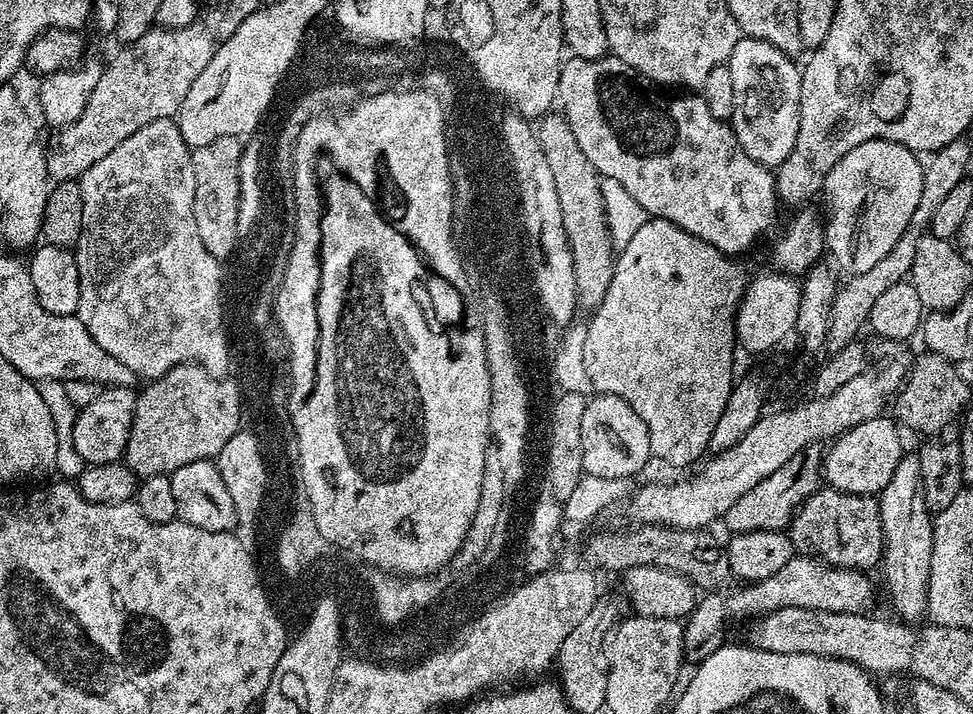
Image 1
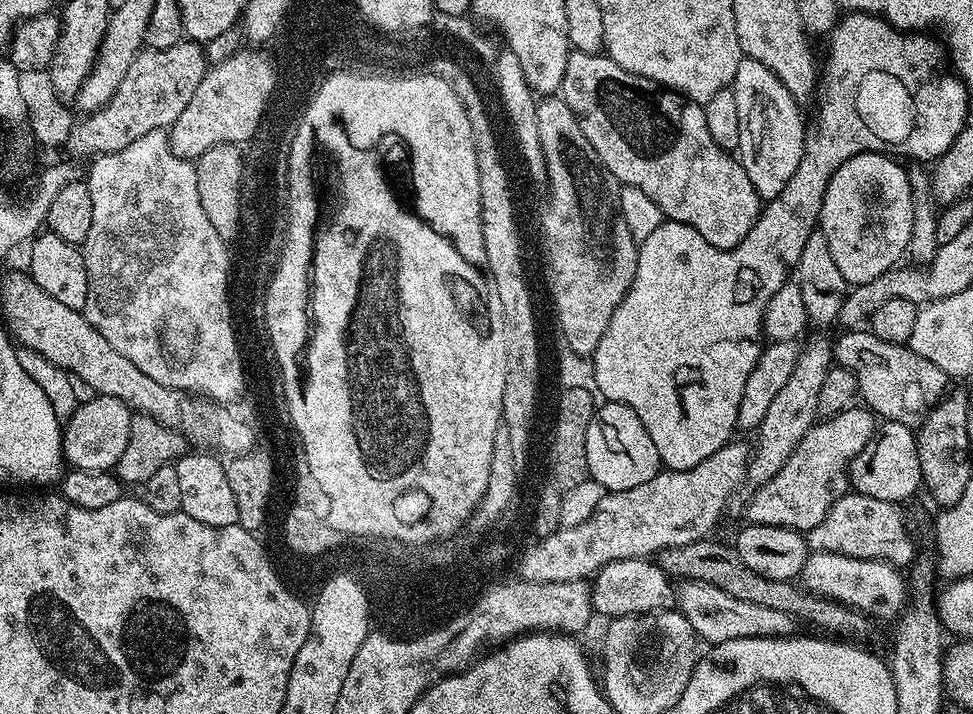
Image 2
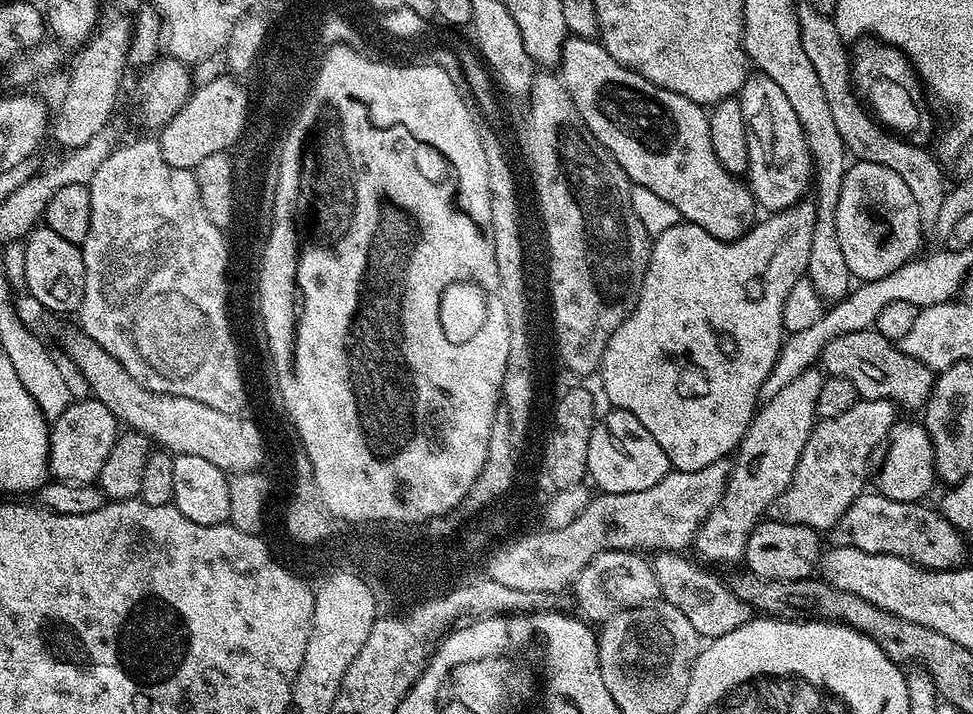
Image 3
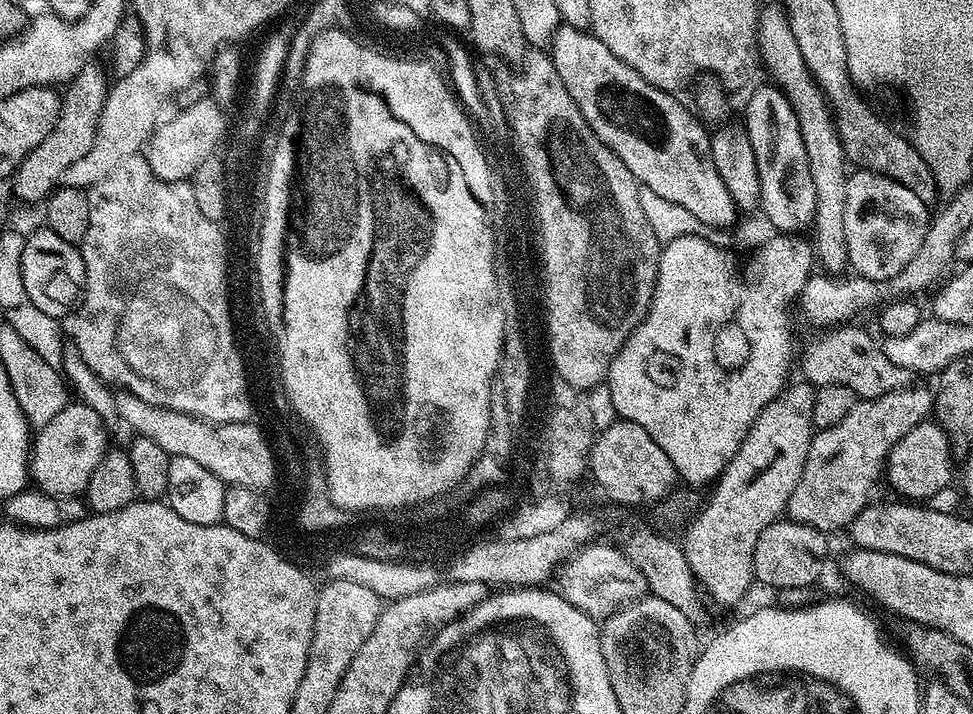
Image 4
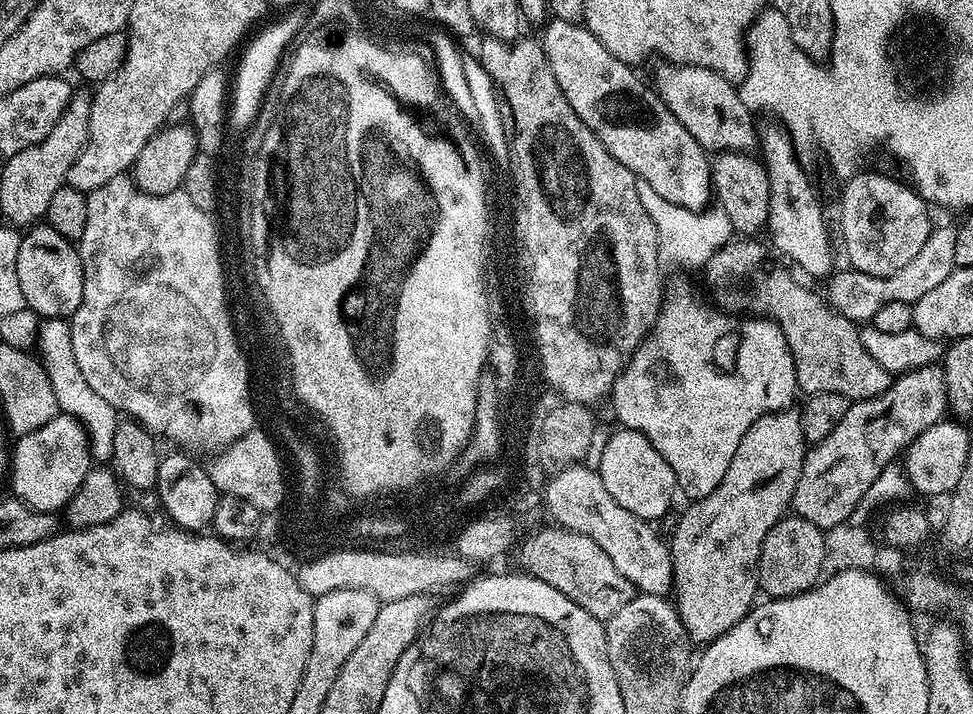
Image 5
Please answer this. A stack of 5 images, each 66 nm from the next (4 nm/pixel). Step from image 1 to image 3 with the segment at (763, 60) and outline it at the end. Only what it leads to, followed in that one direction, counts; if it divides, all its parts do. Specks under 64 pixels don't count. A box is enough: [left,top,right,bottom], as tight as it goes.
[738,74,814,213]

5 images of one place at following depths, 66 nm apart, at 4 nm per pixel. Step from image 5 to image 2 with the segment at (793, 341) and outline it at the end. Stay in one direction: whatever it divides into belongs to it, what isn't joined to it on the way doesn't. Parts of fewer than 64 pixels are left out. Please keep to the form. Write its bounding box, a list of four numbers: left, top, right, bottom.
[834,330,949,426]

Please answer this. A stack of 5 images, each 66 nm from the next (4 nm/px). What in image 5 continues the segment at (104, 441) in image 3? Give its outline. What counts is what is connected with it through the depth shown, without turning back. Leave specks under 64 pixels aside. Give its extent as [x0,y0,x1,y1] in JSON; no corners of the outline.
[10,414,93,513]

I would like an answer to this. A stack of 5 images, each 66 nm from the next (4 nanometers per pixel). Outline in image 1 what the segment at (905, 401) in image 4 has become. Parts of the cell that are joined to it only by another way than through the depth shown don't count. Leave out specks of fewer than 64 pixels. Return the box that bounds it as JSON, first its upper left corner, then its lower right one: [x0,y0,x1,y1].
[722,458,822,534]

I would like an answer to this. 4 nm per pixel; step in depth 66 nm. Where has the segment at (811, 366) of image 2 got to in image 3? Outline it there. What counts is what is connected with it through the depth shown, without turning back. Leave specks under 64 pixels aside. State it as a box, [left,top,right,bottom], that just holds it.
[694,367,826,564]

